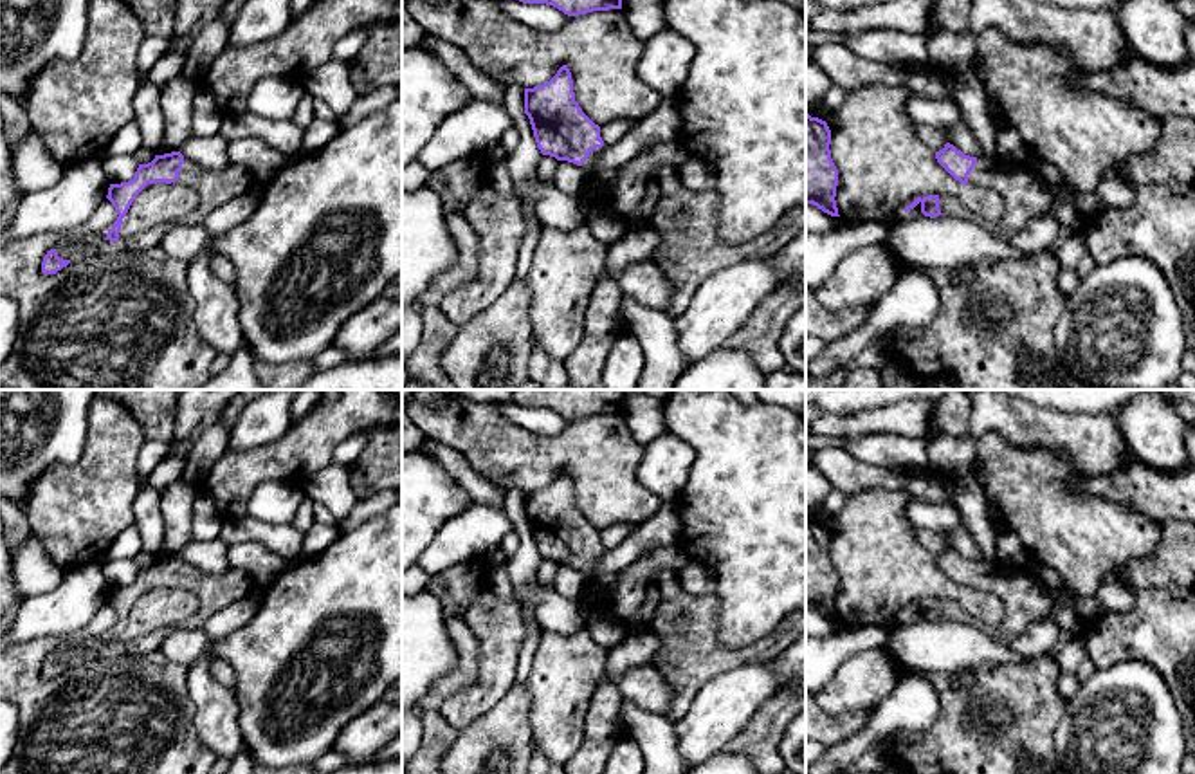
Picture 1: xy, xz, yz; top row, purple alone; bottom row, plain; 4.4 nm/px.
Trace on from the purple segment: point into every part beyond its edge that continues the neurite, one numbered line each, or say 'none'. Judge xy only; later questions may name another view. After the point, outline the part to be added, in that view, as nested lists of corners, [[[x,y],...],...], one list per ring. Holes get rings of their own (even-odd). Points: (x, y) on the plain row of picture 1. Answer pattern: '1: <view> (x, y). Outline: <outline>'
1: xy (213, 592). Outline: [[[184,561],[175,588],[196,597],[196,612],[184,626],[204,628],[214,612],[245,599],[254,590],[254,581],[245,570],[231,568],[223,574],[209,574]]]

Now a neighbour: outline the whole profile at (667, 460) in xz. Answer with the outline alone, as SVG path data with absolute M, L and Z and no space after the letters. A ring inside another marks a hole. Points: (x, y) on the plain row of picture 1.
M670 433L652 438L643 447L645 453L638 467L640 484L661 502L678 496L696 460L694 449Z

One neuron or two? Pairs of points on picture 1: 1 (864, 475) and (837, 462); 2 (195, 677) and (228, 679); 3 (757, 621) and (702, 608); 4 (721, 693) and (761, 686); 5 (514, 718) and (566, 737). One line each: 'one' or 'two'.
1: one
2: two
3: two
4: one
5: two

